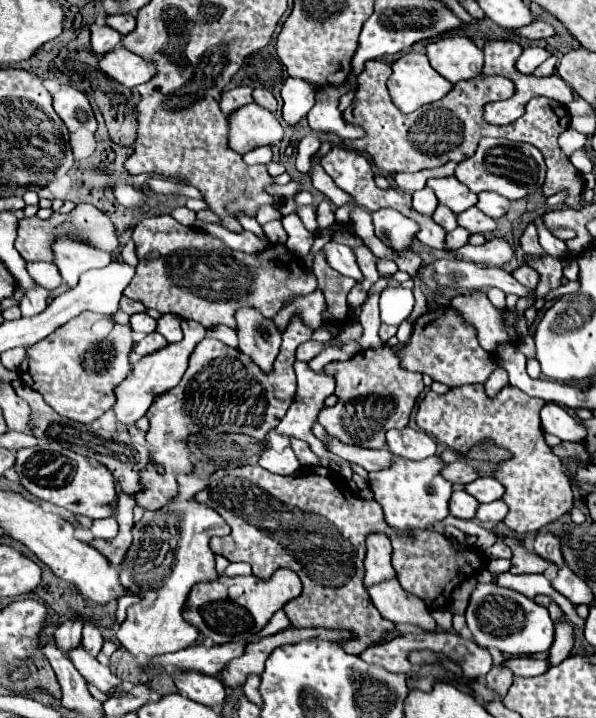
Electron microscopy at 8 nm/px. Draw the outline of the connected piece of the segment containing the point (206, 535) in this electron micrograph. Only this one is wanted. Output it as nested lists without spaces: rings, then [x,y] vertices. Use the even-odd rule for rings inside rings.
[[[175,499],[165,509],[145,511],[143,519],[135,523],[133,545],[129,547],[129,555],[125,555],[119,577],[127,591],[143,595],[143,601],[127,609],[127,617],[117,629],[119,643],[131,655],[155,657],[161,653],[177,653],[195,643],[199,633],[181,617],[181,611],[193,585],[221,577],[215,569],[209,539],[227,533],[229,525],[219,513],[193,499]]]

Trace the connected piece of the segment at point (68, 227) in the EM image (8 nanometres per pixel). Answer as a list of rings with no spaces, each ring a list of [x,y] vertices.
[[[81,203],[73,211],[69,211],[69,213],[53,213],[47,221],[45,219],[39,219],[39,217],[21,219],[19,225],[17,225],[17,251],[29,263],[33,263],[33,261],[53,263],[55,255],[53,255],[51,245],[57,239],[61,239],[61,237],[81,239],[81,241],[89,243],[91,247],[103,249],[103,251],[107,251],[111,255],[115,255],[119,251],[119,239],[117,239],[115,225],[111,223],[111,219],[105,213],[101,213],[97,207],[93,207],[89,203]]]

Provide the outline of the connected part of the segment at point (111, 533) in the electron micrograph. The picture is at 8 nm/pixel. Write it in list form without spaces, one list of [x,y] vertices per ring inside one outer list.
[[[105,517],[93,521],[91,533],[95,539],[113,539],[117,535],[117,519],[115,517]]]

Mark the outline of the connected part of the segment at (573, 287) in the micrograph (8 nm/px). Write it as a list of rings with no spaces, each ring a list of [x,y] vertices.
[[[569,281],[569,283],[565,283],[565,285],[561,285],[559,289],[555,289],[555,291],[551,291],[549,295],[547,295],[547,299],[555,299],[555,297],[561,297],[561,295],[567,295],[567,293],[577,293],[579,291],[579,281]]]

